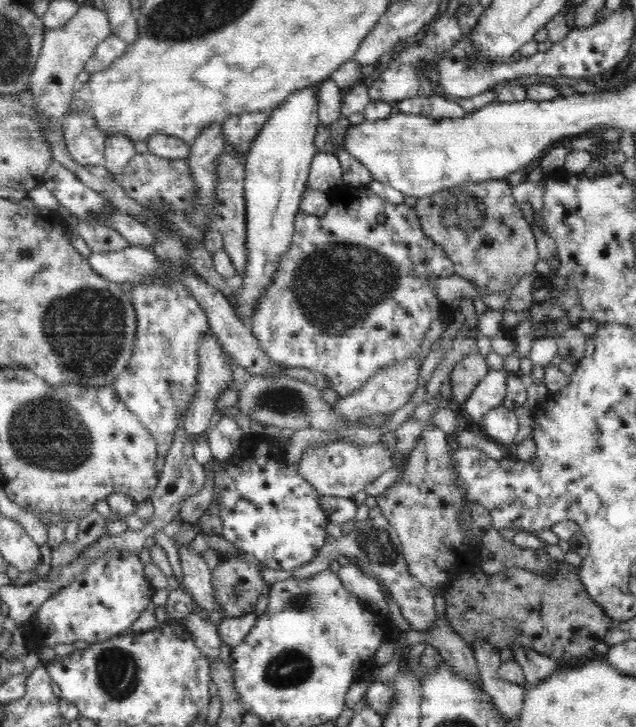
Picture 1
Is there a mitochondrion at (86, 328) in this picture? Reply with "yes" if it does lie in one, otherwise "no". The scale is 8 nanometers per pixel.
yes

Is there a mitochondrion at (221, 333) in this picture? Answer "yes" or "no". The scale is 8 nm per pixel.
no

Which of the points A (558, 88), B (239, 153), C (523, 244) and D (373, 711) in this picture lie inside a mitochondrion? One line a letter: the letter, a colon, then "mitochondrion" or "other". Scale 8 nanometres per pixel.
A: other
B: other
C: other
D: other

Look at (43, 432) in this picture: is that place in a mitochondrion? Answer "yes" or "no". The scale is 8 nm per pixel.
yes

